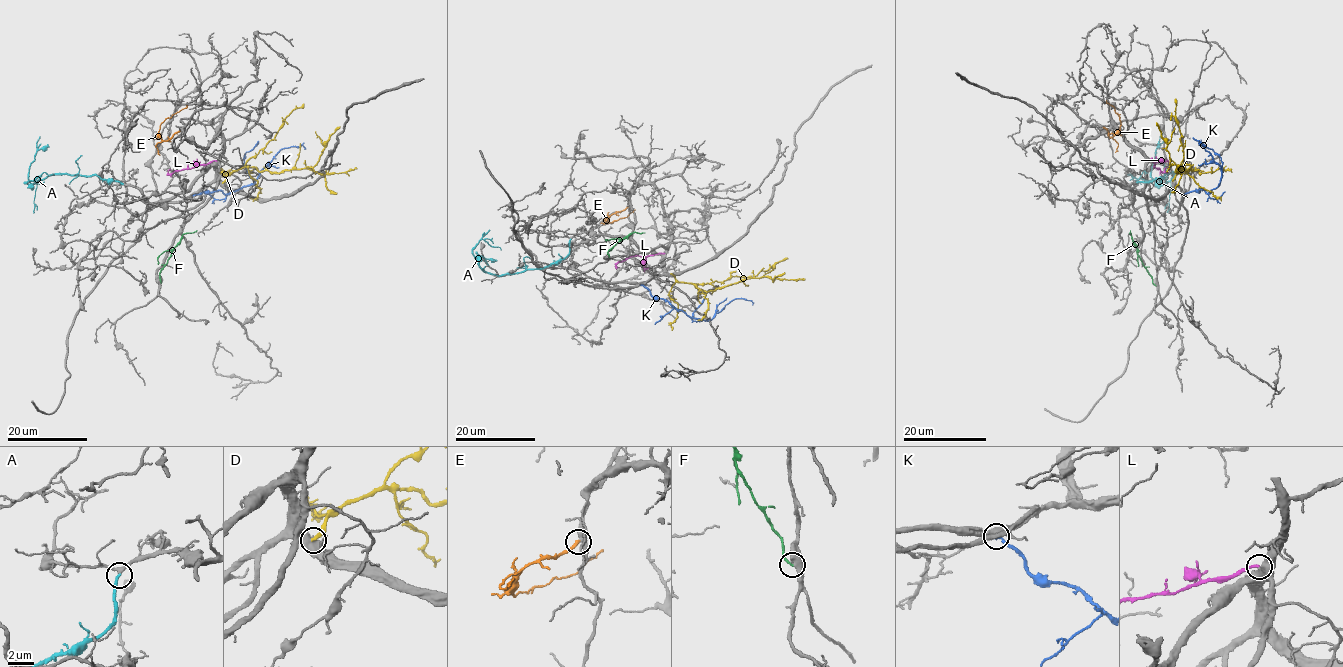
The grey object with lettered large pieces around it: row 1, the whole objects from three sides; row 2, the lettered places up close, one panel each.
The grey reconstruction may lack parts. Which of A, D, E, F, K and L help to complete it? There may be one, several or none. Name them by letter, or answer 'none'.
A, E, F

